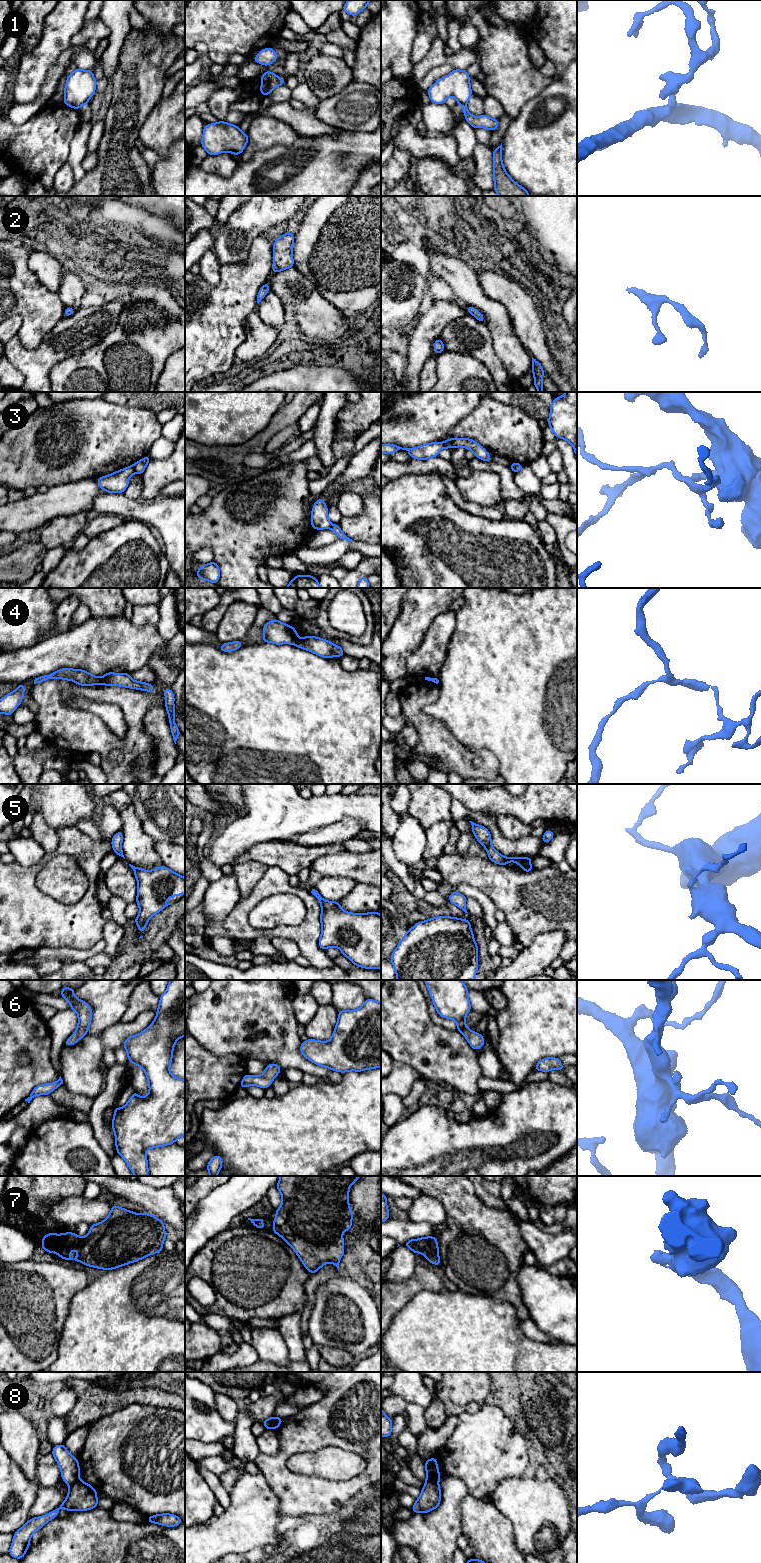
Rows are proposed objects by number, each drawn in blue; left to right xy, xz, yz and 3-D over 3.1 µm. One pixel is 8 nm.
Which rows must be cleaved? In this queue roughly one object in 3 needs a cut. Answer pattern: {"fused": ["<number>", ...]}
{"fused": ["1", "3", "4", "8"]}

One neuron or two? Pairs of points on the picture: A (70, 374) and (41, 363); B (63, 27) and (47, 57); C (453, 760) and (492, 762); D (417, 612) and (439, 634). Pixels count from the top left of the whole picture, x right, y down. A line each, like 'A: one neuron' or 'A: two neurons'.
A: two neurons
B: one neuron
C: one neuron
D: two neurons

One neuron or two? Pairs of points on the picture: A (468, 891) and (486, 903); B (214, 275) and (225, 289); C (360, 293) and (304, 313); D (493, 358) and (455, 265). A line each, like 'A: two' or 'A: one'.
A: one
B: two
C: two
D: two

